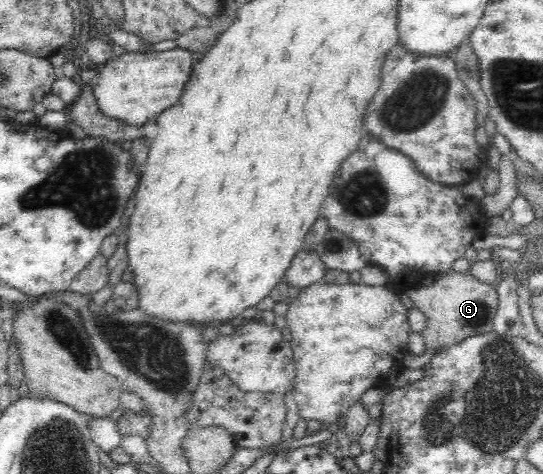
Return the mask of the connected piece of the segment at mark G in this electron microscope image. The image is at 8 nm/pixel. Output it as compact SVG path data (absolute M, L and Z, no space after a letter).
M450 270L448 275L435 277L431 286L417 285L404 292L411 297L413 306L425 315L426 325L420 330L425 353L437 355L470 336L493 331L493 319L499 304L495 285L482 284L467 272Z

